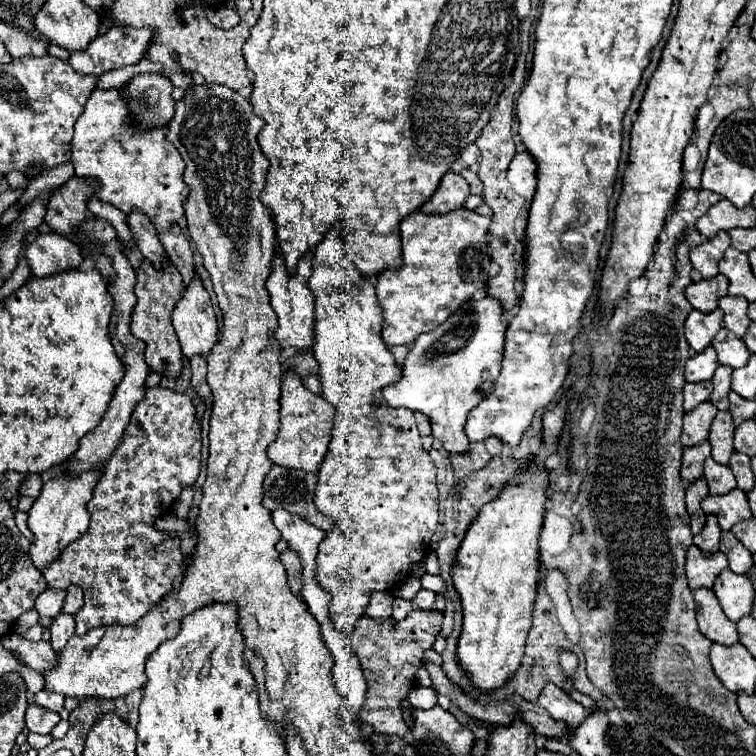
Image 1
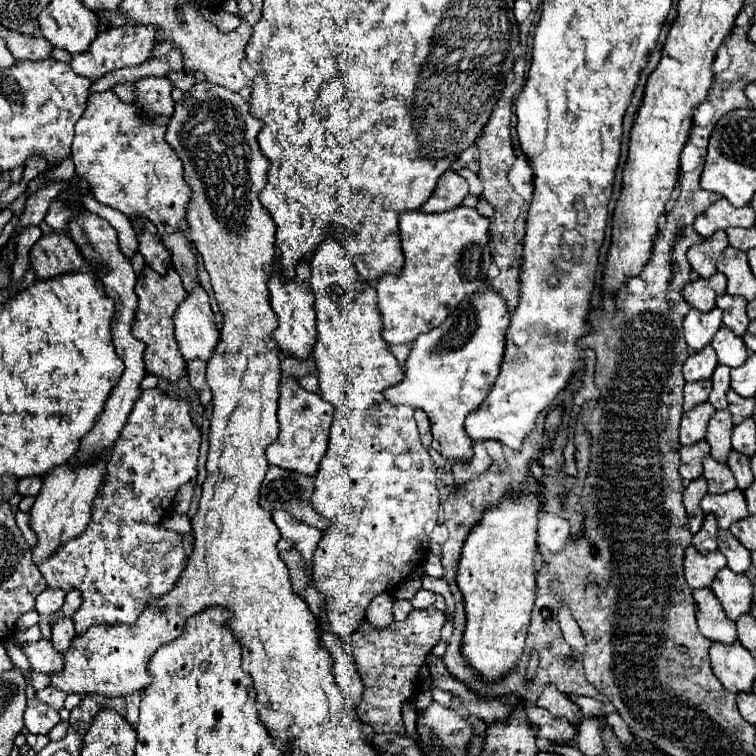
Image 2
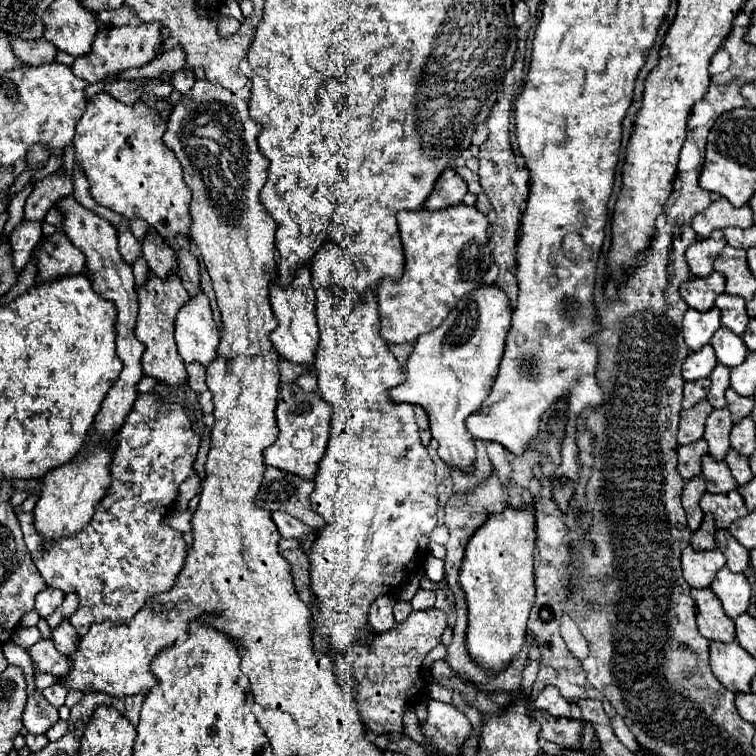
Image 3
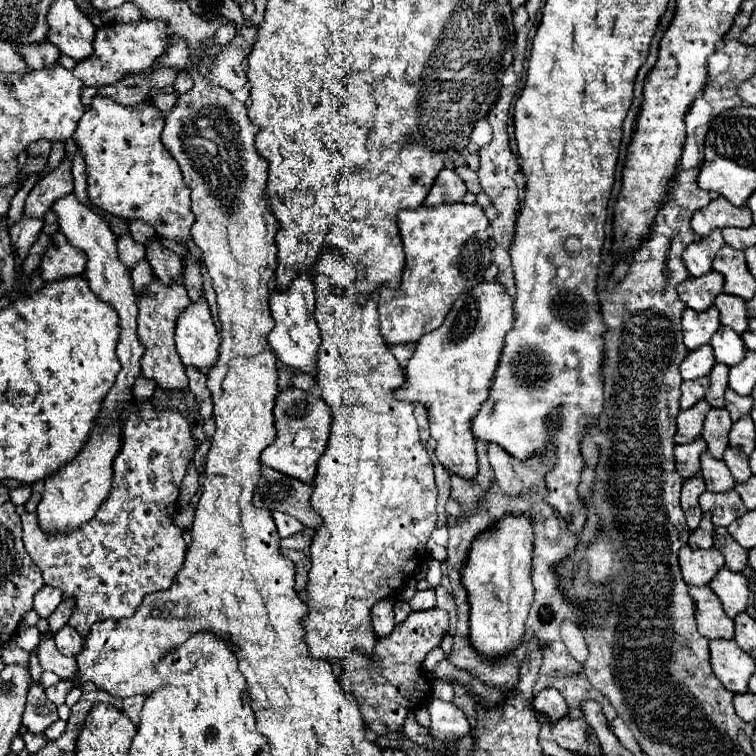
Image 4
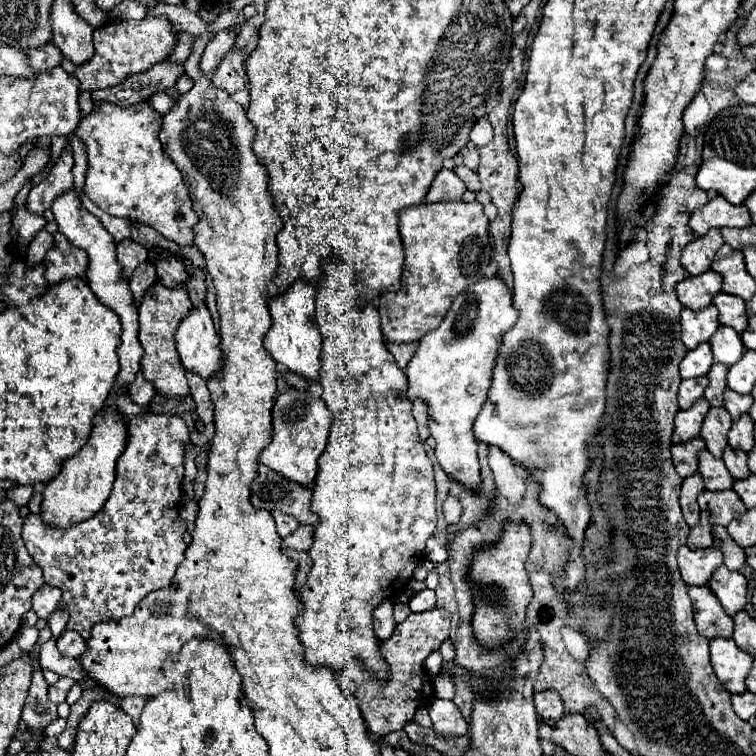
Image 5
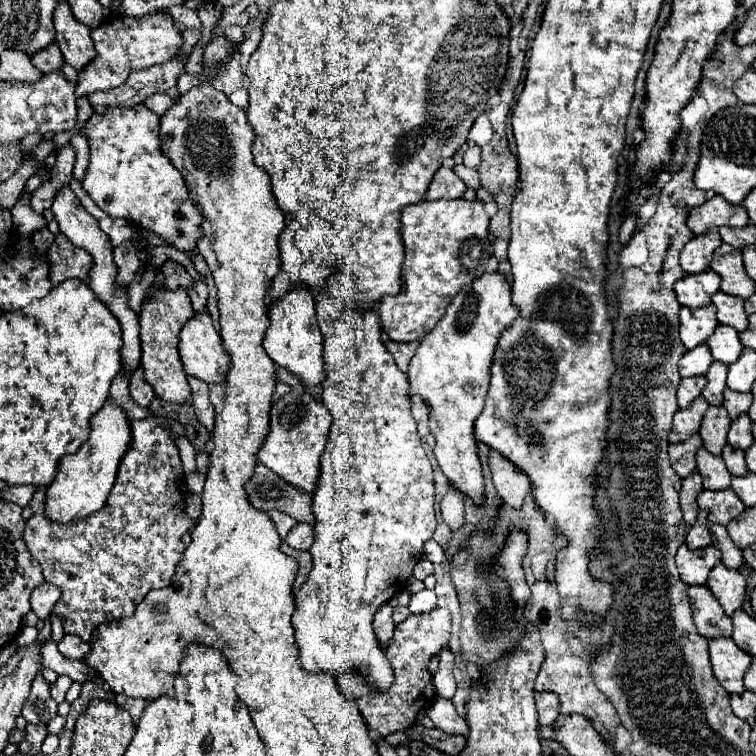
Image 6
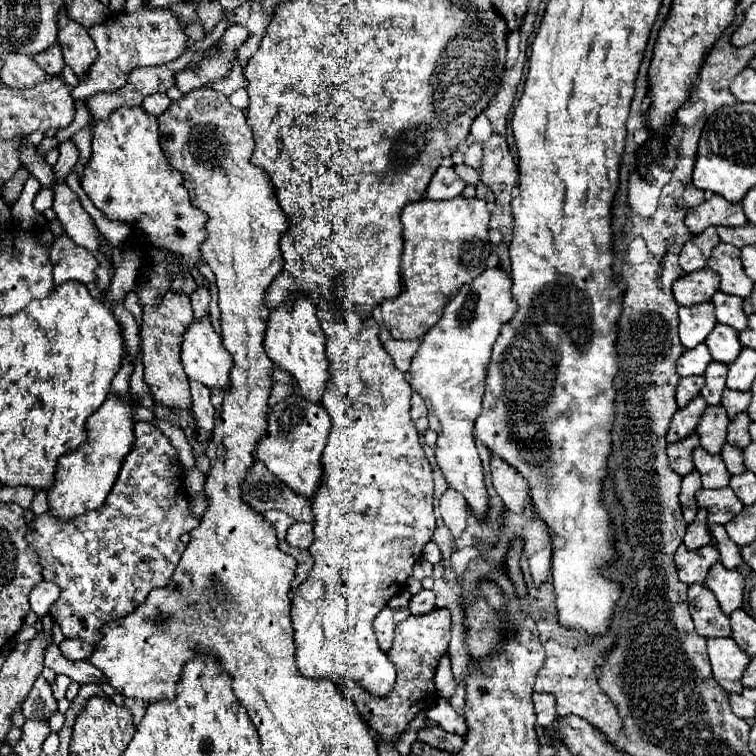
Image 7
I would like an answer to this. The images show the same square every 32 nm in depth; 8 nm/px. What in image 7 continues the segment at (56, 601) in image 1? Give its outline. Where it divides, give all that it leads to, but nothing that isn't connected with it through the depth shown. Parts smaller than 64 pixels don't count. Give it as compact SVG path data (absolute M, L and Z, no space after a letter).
M42 580L42 584L36 584L36 588L32 588L30 592L30 608L42 618L44 614L48 614L48 608L58 600L60 596L60 588L52 582Z

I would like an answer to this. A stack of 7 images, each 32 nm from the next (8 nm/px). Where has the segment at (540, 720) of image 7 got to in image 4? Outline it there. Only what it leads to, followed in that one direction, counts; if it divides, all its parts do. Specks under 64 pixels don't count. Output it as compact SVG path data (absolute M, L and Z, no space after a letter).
M554 688L538 692L534 696L534 708L538 714L548 716L548 720L552 720L552 722L556 722L568 714L568 706L564 704L564 698Z

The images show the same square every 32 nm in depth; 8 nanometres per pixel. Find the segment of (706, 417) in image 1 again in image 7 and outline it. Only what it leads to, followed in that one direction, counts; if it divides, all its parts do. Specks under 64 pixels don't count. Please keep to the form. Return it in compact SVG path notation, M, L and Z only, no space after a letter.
M696 396L694 400L688 402L688 406L684 408L678 408L672 416L672 422L670 422L670 428L666 432L666 442L678 442L682 438L686 438L688 434L692 434L696 430L696 424L702 416L706 408L706 402L702 400L702 396Z

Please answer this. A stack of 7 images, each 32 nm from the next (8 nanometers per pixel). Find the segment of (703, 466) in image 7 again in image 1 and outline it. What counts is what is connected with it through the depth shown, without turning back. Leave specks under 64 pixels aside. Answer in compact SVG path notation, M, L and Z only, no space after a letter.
M706 458L704 462L704 478L708 482L710 494L728 494L736 488L736 478L732 476L732 470L712 458Z

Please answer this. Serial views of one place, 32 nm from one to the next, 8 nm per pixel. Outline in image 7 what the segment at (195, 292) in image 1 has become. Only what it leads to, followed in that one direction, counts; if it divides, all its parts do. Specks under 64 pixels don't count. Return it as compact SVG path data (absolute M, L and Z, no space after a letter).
M208 318L188 326L182 342L182 366L190 380L210 390L230 388L232 356L222 346L222 338L214 332Z

